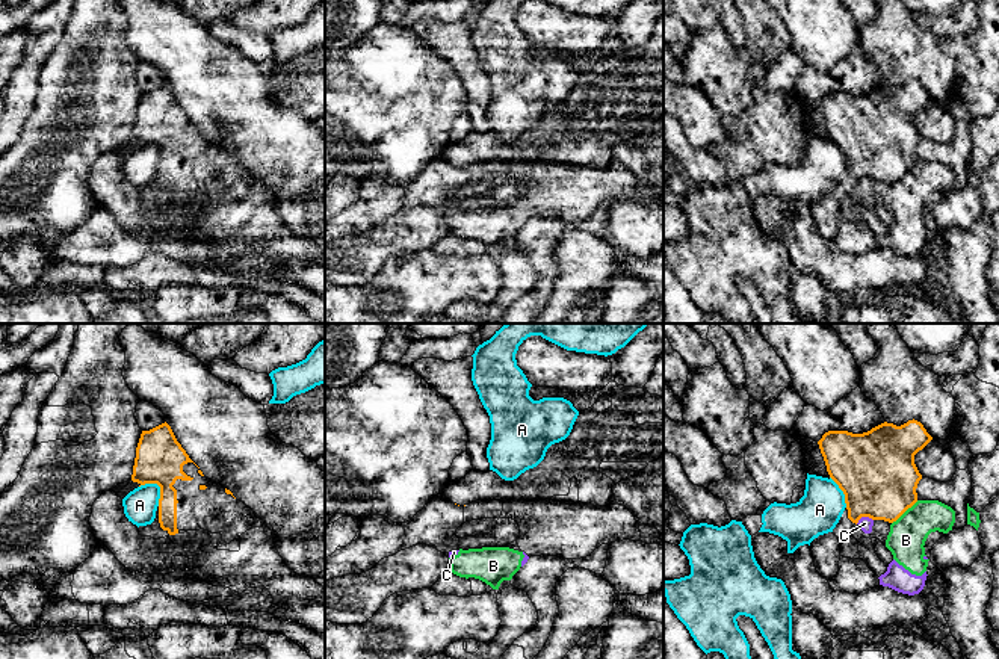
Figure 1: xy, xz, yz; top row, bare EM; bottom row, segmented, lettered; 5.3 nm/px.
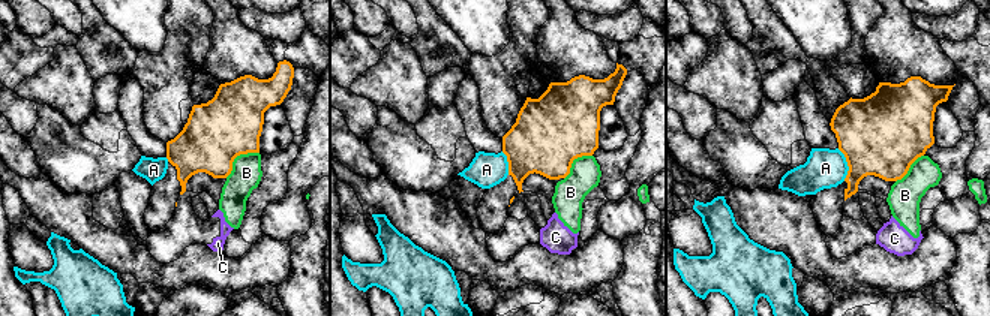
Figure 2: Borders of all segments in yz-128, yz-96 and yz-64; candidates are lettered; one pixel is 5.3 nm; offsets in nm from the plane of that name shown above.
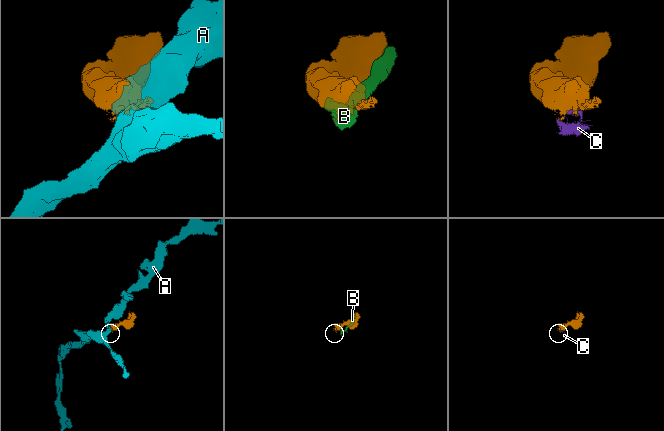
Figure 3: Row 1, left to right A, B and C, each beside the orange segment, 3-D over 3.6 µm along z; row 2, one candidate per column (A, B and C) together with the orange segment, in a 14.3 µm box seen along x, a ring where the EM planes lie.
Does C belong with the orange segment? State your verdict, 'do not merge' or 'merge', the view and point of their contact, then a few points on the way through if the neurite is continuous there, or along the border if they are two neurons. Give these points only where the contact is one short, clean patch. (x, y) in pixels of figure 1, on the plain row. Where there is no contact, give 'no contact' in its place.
do not merge; contact yz (863, 177); border yz (872, 180), (862, 179), (856, 185)

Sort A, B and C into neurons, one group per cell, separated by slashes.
A / B C

